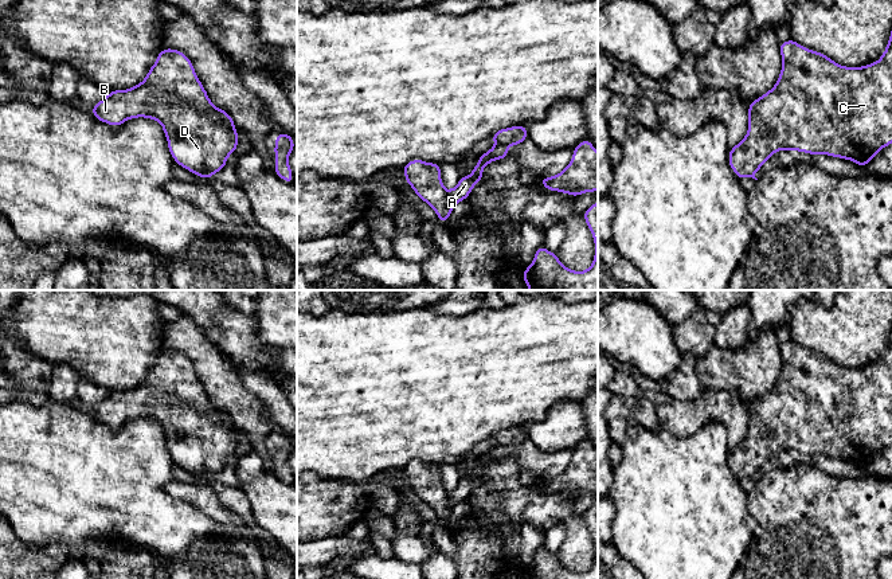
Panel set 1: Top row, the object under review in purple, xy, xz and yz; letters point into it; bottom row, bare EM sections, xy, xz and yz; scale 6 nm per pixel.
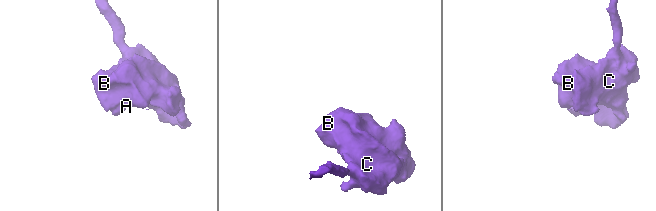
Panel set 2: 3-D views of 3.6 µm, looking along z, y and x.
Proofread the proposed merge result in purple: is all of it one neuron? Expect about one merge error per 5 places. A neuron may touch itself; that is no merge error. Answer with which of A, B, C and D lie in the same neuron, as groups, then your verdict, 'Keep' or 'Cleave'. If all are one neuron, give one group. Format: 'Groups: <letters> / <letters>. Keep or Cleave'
Groups: A / B C D. Cleave

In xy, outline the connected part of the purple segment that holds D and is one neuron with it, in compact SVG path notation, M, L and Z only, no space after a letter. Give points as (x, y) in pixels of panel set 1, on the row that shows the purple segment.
M163 48L142 82L126 90L112 90L93 105L91 113L98 121L112 126L138 117L159 121L175 163L192 173L220 172L238 148L239 136L234 120L211 102L192 62L180 50Z

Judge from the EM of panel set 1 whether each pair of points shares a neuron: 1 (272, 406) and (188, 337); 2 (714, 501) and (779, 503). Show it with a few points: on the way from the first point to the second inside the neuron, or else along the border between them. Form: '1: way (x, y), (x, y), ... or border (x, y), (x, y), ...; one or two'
1: border (233, 366), (242, 383), (259, 399), (263, 407); two
2: border (746, 493), (748, 501); two

